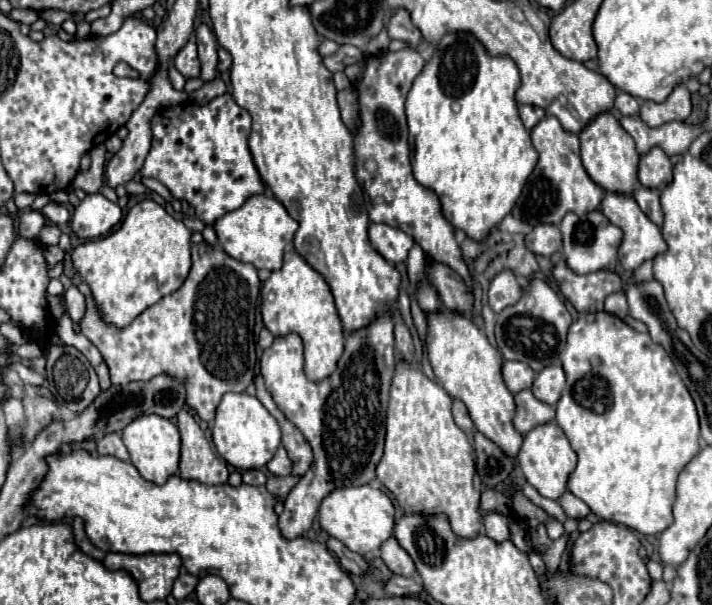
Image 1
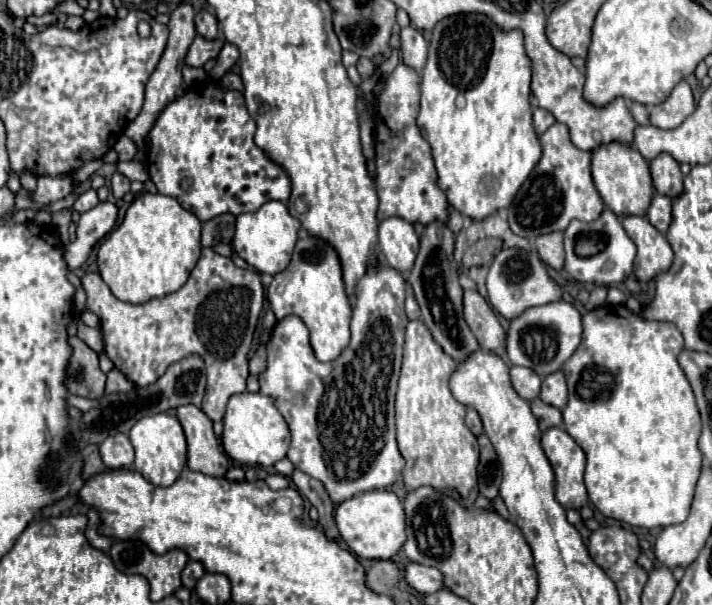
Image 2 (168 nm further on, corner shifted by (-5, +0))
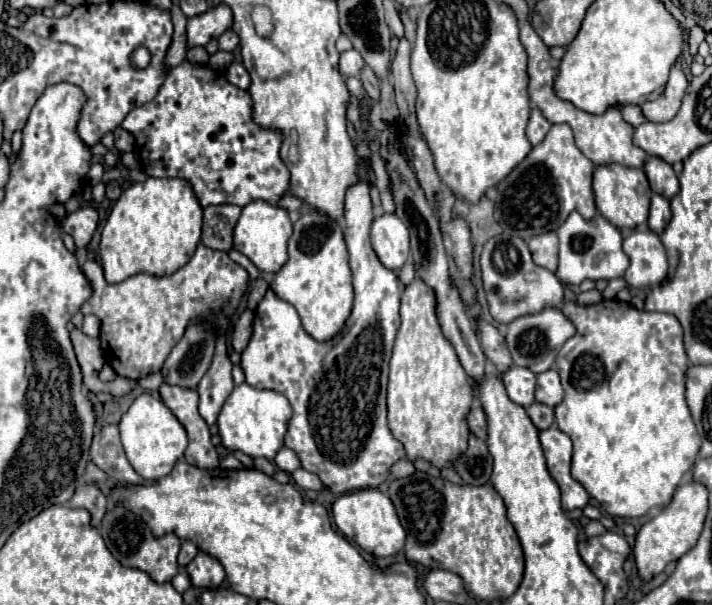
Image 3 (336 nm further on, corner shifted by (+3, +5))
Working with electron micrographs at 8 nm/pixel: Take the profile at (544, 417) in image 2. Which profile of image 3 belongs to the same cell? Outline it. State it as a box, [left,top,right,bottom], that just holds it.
[526,404,554,430]

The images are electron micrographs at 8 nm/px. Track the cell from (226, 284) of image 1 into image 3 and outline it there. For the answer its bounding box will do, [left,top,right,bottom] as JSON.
[80,244,248,426]

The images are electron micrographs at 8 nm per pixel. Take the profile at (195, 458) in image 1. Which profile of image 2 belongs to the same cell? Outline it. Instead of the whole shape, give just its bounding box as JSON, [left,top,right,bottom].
[176,405,230,477]

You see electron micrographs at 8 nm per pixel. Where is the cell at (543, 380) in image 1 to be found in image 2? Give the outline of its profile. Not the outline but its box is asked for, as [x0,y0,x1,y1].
[540,371,568,409]

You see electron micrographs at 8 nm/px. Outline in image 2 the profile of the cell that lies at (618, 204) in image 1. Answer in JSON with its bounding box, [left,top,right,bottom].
[622,215,674,281]

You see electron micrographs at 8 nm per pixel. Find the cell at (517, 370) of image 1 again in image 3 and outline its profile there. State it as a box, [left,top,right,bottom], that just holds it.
[502,366,536,408]

